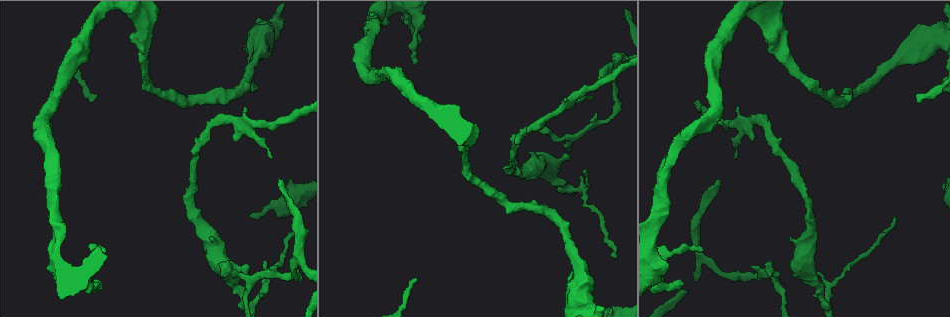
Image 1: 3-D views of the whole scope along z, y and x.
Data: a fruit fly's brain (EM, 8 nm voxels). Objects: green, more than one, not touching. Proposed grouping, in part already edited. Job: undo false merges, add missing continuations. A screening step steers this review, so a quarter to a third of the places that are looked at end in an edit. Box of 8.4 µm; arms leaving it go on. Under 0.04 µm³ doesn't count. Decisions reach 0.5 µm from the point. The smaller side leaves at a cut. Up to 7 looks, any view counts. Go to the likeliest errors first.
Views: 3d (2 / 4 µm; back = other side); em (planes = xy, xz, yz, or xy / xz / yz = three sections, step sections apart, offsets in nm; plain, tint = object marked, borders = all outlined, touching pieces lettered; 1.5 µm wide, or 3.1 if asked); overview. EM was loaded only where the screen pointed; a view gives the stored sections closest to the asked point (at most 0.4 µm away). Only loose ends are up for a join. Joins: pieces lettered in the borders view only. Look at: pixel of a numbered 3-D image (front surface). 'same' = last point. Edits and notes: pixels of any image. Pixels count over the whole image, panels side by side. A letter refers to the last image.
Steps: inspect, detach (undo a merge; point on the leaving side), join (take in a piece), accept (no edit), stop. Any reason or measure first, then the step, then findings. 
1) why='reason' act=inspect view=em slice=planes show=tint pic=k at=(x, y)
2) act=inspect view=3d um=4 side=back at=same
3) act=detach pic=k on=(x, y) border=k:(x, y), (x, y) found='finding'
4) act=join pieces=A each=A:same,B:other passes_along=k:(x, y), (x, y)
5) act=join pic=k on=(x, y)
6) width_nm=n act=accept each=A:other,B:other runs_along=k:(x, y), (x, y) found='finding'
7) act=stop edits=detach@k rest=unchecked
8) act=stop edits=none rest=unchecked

why='free end' act=inspect view=em slice=yz step=8 show=tint pic=1 at=(719, 179)

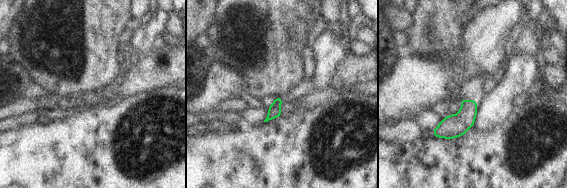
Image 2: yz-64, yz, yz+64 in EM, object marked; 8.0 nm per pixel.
why='cut it another way' act=inspect view=em slice=planes show=borders at=same

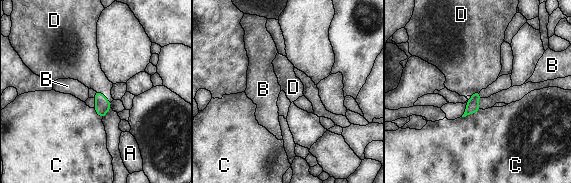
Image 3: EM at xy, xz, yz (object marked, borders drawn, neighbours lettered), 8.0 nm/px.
longest_contact=C:170nm act=join pieces=D each=A:other,B:other,C:other,D:same found='it goes on there'

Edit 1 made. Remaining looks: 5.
why='branch stops here' act=inspect view=em slice=planes show=borders pic=1 at=(613, 256)

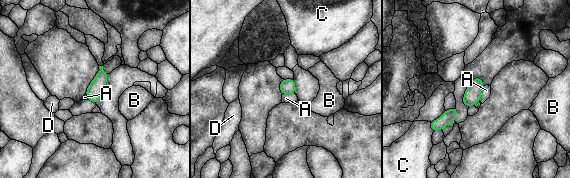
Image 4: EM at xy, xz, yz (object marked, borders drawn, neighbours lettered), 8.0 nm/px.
act=accept each=A:other,B:other,C:other,D:other border=4:(483, 85), (479, 101) found='none of them fits'

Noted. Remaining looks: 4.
act=inspect view=3d um=2 pic=1 at=(702, 250)

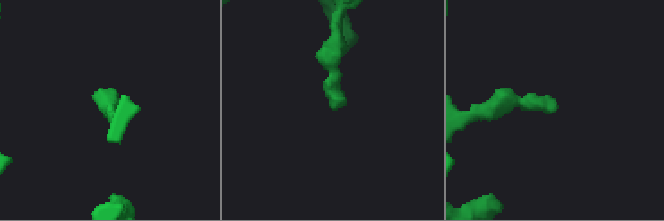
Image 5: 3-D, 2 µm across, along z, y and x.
act=inspect view=em slice=xy step=4 show=borders pic=5 at=(556, 105)

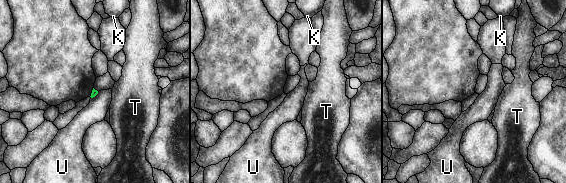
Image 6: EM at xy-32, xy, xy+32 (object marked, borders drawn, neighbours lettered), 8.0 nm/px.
act=inspect view=em slice=planes show=borders at=same

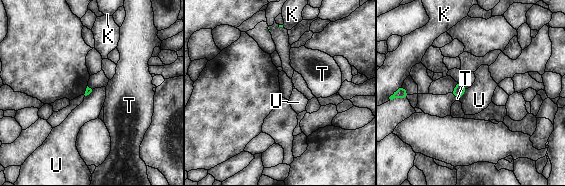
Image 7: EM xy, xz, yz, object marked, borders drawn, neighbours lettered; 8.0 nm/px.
longest_contact=U:100nm act=accept each=K:other,T:other,U:other found='no lettered piece goes on from it'

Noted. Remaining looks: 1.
act=stop edits=join@3 rest=unchecked

